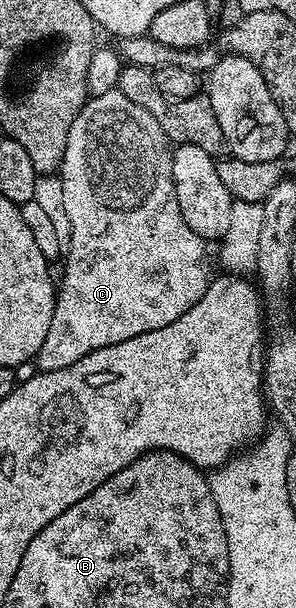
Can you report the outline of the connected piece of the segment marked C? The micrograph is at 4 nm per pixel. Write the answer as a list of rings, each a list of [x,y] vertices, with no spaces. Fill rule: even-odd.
[[[117,91],[92,96],[83,110],[73,119],[73,127],[69,127],[69,139],[65,139],[65,155],[58,167],[57,176],[61,179],[61,188],[65,194],[65,212],[69,215],[69,247],[65,250],[67,266],[63,269],[63,282],[59,281],[55,294],[55,310],[53,323],[49,323],[49,331],[45,335],[45,343],[41,343],[41,351],[35,356],[34,364],[42,372],[61,371],[61,367],[69,367],[77,363],[77,359],[85,359],[93,351],[101,347],[109,347],[113,343],[125,343],[125,339],[133,339],[133,335],[145,335],[145,331],[157,331],[157,327],[166,327],[173,323],[205,295],[207,283],[213,276],[213,270],[207,266],[208,242],[197,235],[185,223],[185,215],[181,215],[181,207],[177,207],[177,191],[173,183],[172,142],[168,141],[165,131],[161,131],[161,123],[145,111],[145,107],[137,107],[133,99],[127,99]]]

